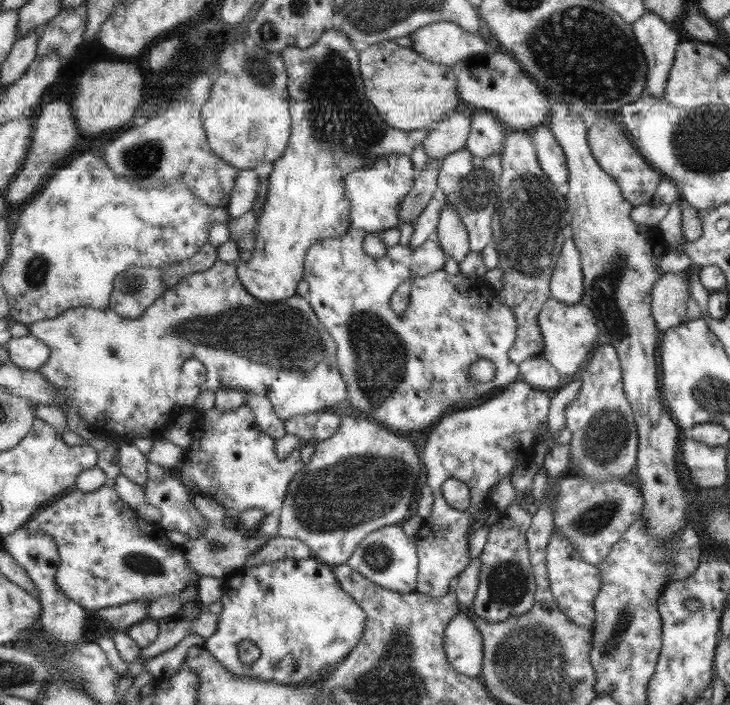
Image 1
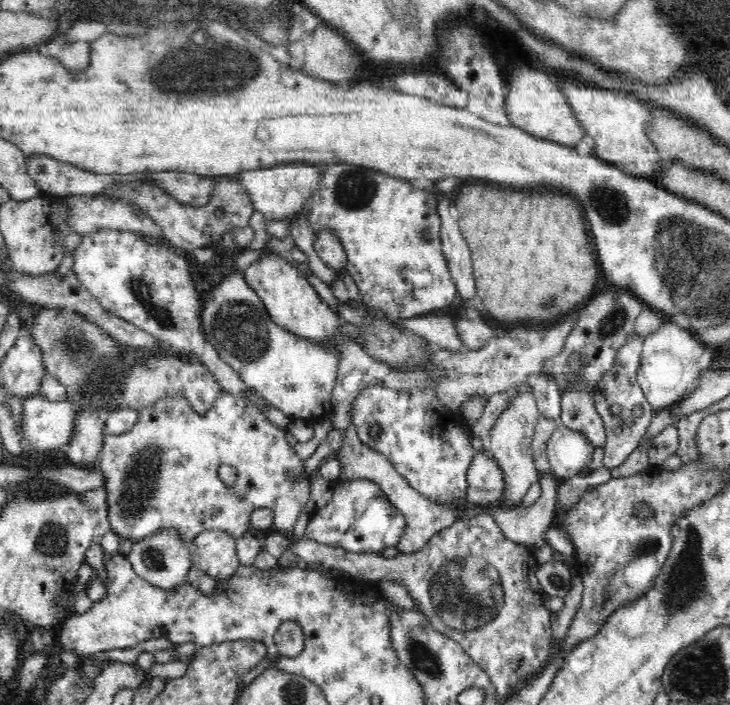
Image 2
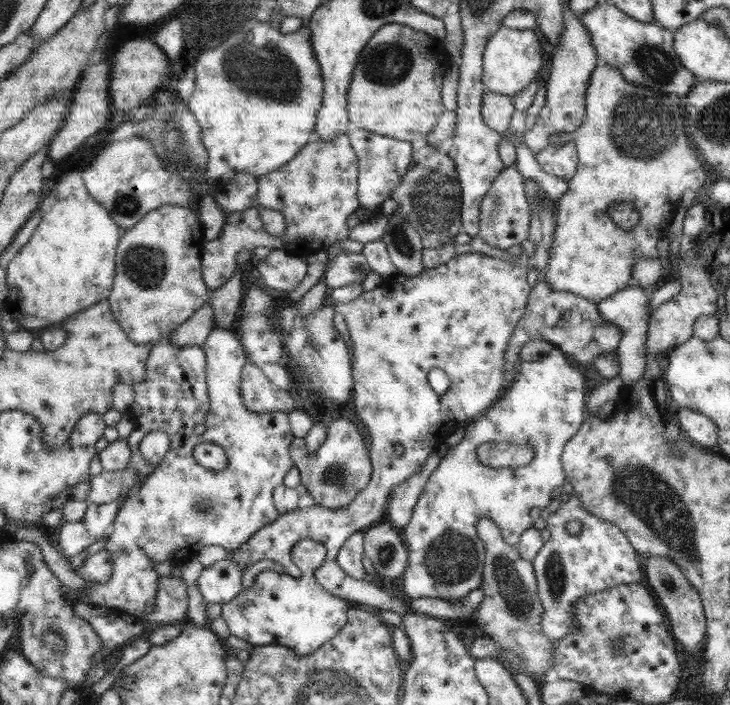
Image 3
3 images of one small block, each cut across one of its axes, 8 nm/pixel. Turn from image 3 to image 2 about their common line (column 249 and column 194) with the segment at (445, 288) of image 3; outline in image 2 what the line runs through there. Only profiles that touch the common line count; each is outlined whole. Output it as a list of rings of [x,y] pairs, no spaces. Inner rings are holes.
[[[203,531],[188,544],[188,550],[193,565],[215,580],[226,580],[234,576],[241,564],[236,539],[230,537],[226,531]]]

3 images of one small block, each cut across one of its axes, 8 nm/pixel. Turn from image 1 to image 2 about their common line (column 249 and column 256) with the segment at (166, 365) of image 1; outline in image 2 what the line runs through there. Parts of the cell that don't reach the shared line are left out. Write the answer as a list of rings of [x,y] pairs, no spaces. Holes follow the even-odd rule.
[[[235,272],[225,277],[213,290],[212,298],[205,300],[201,310],[202,330],[220,358],[228,363],[251,391],[266,400],[289,418],[302,418],[317,422],[321,417],[328,417],[332,410],[332,392],[337,377],[339,358],[333,344],[322,344],[300,338],[290,333],[283,326],[276,324],[268,314],[258,293],[244,279],[244,272]]]

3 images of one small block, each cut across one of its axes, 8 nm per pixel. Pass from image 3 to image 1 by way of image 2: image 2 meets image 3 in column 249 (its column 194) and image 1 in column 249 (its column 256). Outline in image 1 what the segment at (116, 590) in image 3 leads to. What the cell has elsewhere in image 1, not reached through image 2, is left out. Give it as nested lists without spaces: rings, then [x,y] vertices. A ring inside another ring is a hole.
[[[246,404],[229,412],[216,408],[199,412],[192,423],[191,434],[192,443],[186,447],[184,459],[174,474],[187,488],[192,502],[197,494],[201,494],[222,505],[228,526],[237,525],[239,514],[245,510],[260,509],[266,515],[279,510],[289,482],[304,467],[300,458],[301,445],[286,459],[276,457],[276,440],[260,430],[254,413]],[[192,486],[198,490],[194,492]]]

